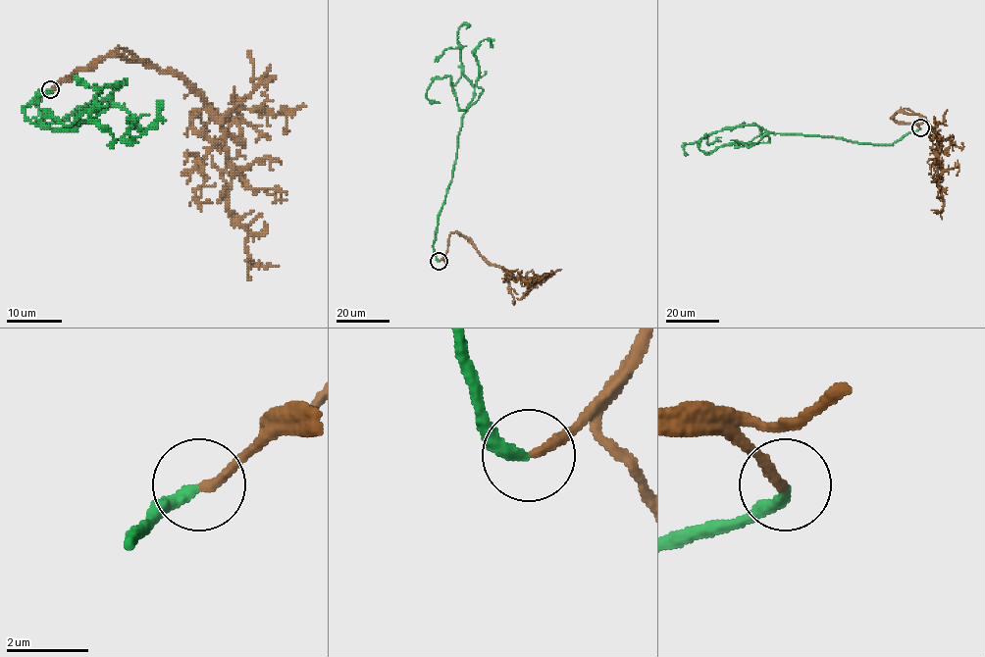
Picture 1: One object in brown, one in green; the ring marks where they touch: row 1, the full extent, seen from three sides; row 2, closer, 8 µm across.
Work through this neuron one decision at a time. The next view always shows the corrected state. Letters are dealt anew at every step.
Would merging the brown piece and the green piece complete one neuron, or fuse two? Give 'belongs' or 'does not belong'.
belongs

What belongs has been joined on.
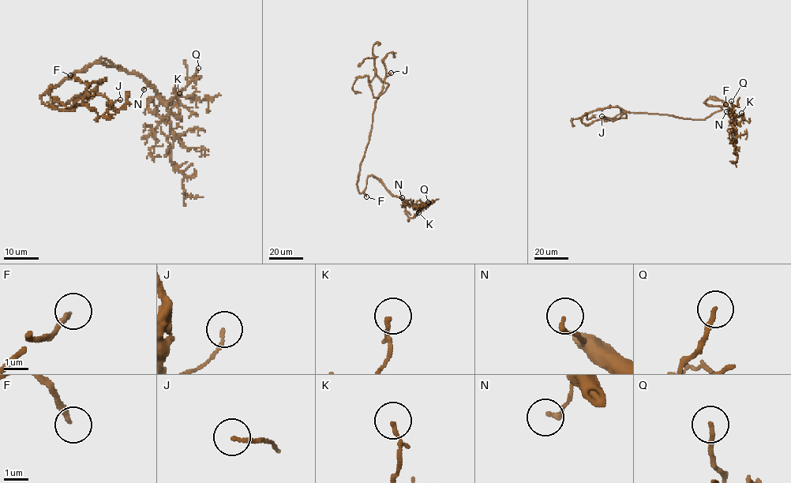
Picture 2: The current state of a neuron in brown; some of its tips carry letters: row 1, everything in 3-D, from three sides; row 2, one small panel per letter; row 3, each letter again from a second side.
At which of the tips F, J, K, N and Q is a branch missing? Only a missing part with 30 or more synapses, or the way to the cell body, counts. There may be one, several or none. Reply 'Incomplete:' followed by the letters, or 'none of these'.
Incomplete: F

